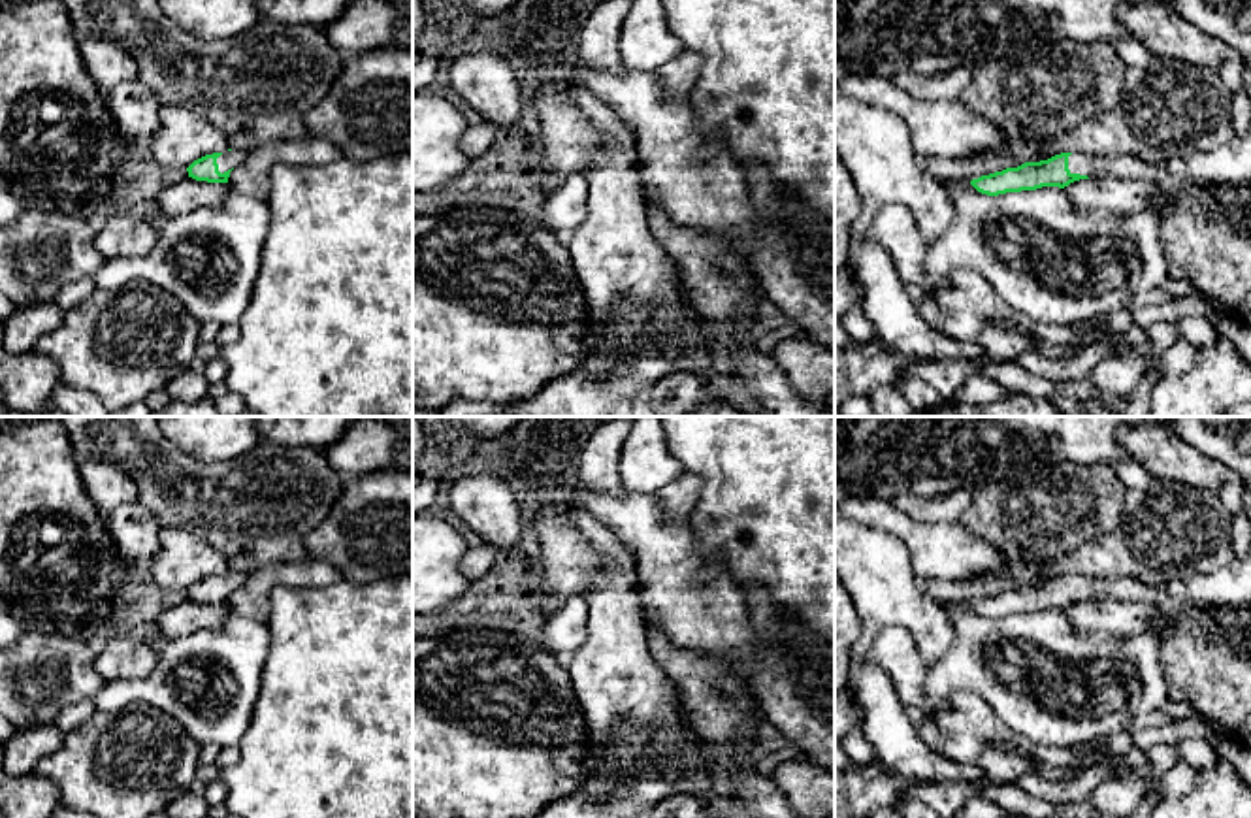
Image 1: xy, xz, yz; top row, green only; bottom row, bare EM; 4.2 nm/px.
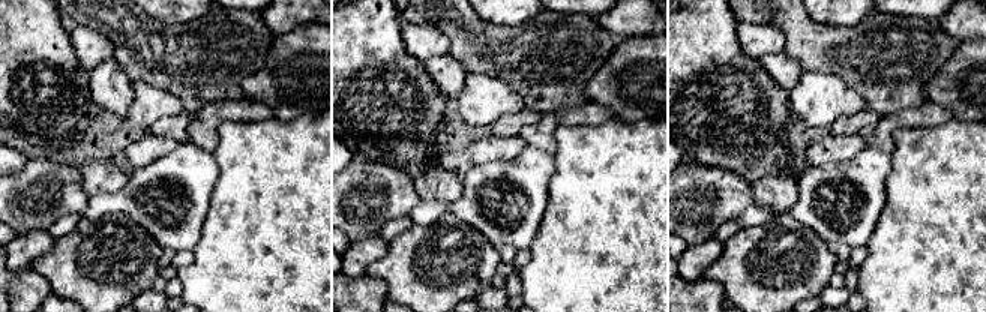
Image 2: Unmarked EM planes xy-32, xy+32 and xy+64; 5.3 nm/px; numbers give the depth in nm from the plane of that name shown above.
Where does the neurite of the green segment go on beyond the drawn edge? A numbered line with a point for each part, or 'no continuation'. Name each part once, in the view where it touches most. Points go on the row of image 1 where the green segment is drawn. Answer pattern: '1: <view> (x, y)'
1: yz (1125, 166)

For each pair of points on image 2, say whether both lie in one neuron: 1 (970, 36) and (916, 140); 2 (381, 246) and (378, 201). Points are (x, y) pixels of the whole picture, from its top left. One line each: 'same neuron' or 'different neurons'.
1: different neurons
2: different neurons

